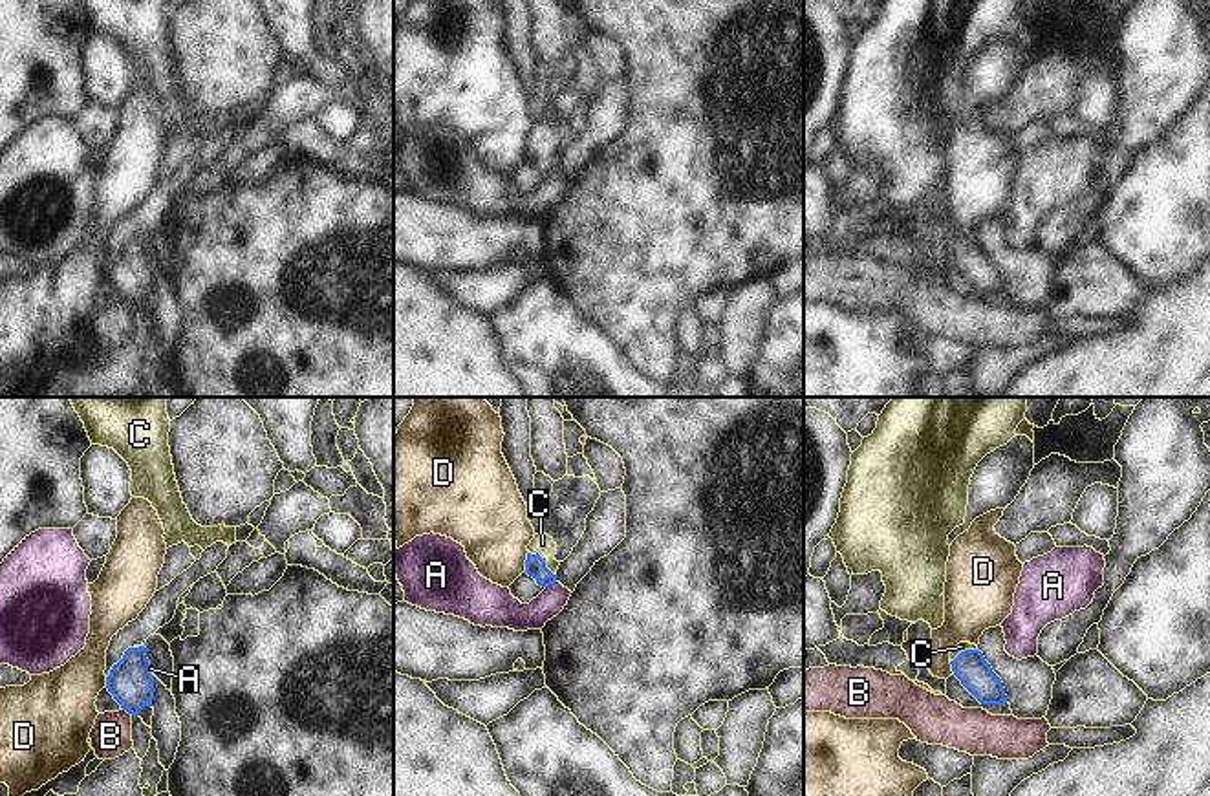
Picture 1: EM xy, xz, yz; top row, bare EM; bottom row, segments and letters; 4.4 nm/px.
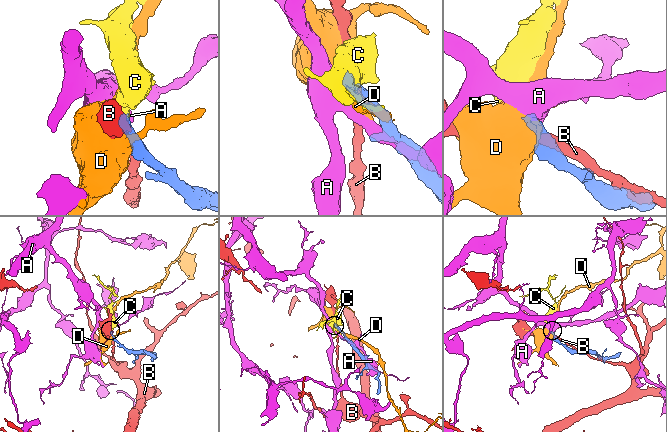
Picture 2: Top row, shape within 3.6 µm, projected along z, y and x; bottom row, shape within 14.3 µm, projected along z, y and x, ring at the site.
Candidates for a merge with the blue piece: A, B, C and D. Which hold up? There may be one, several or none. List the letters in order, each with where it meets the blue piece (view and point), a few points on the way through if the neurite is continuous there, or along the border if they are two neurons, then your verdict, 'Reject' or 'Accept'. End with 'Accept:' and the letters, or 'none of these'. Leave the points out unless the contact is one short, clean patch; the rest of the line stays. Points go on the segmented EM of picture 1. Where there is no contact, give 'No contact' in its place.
A: Touches blue at xz (550, 584). Boundary: xz (555, 580), (546, 588). Reject
B: Touches blue at xy (129, 712). Boundary: xy (123, 709), (132, 714). Reject
C: Touches blue at xz (544, 560). Path across: xz (535, 566), (544, 560), (542, 544). Accept
D: Touches blue at xz (526, 562). Boundary: xz (528, 551), (524, 571). Reject
Accept: C

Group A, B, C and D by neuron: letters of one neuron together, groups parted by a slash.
A / B / C / D

